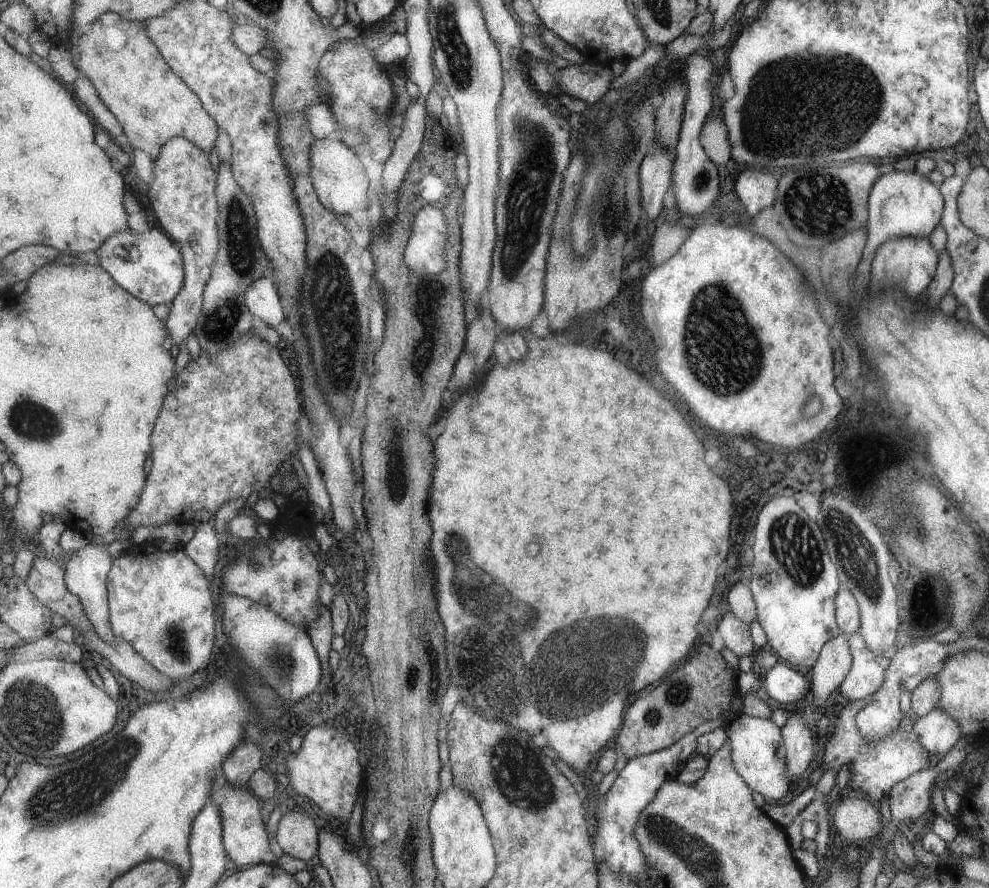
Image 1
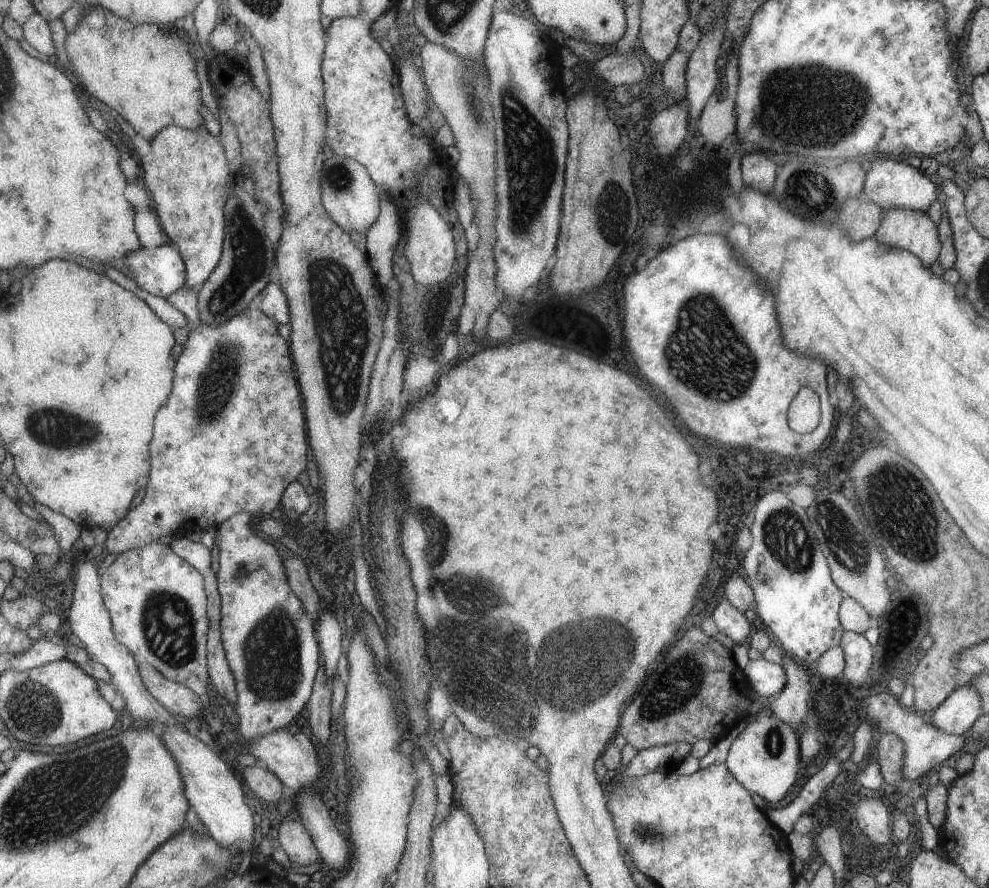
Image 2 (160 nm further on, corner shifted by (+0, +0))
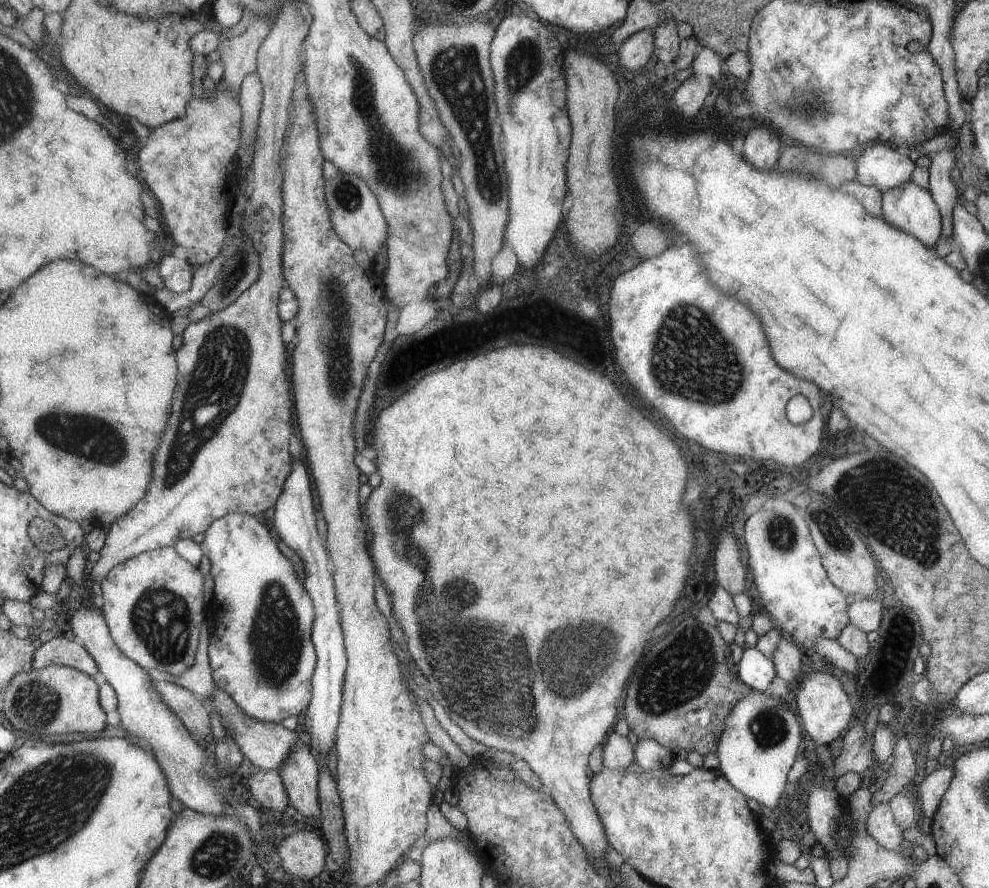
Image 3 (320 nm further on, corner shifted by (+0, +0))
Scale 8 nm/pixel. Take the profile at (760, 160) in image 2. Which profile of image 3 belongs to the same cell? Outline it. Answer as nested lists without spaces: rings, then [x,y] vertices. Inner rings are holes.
[[[757,126],[743,138],[743,156],[759,170],[769,170],[779,162],[779,139],[765,126]]]

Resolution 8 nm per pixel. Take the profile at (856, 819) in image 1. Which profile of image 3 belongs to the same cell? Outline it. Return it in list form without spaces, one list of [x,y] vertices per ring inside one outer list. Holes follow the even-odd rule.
[[[878,803],[866,817],[865,829],[880,846],[897,850],[901,844],[901,830],[895,826],[888,803]]]

